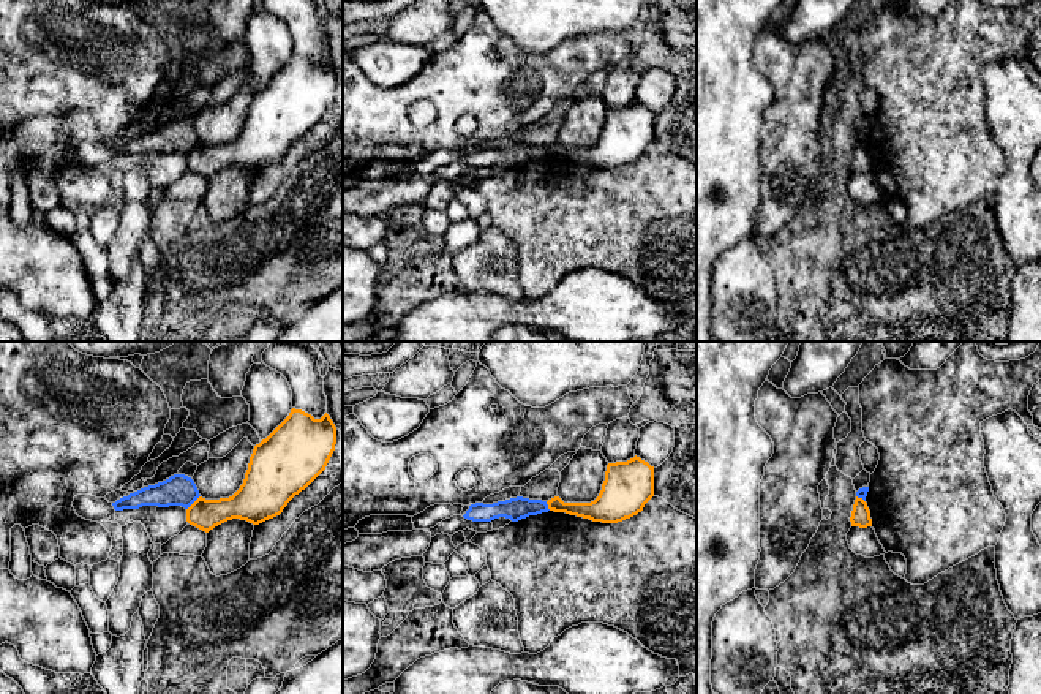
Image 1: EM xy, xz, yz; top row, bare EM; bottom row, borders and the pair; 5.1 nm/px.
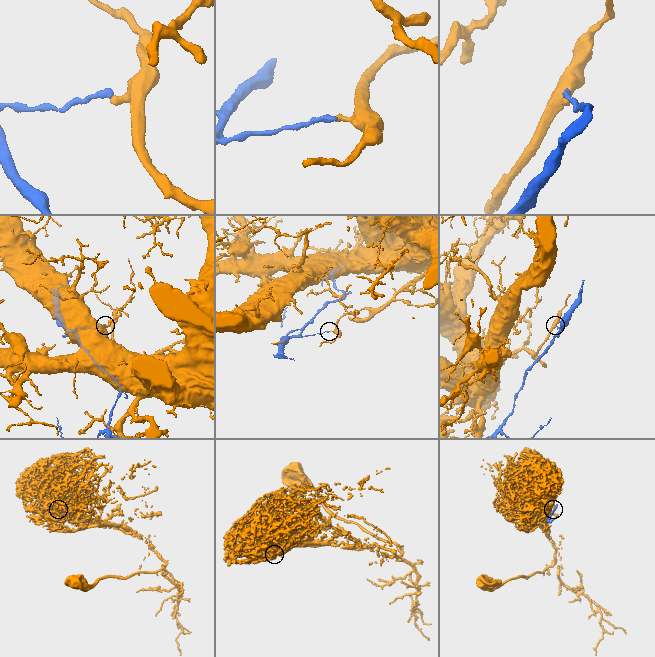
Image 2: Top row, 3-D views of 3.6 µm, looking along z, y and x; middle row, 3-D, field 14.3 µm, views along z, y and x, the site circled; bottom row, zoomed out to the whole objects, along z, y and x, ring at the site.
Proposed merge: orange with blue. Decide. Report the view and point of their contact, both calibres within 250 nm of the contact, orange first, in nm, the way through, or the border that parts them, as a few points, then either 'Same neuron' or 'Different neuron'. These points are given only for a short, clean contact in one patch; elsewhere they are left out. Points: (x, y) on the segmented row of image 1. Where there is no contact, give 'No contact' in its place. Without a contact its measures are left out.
Touches orange at xy (193, 503). Thickness 160 nm (orange) against 160 nm. Boundary: xy (199, 495), (187, 509). Different neuron

